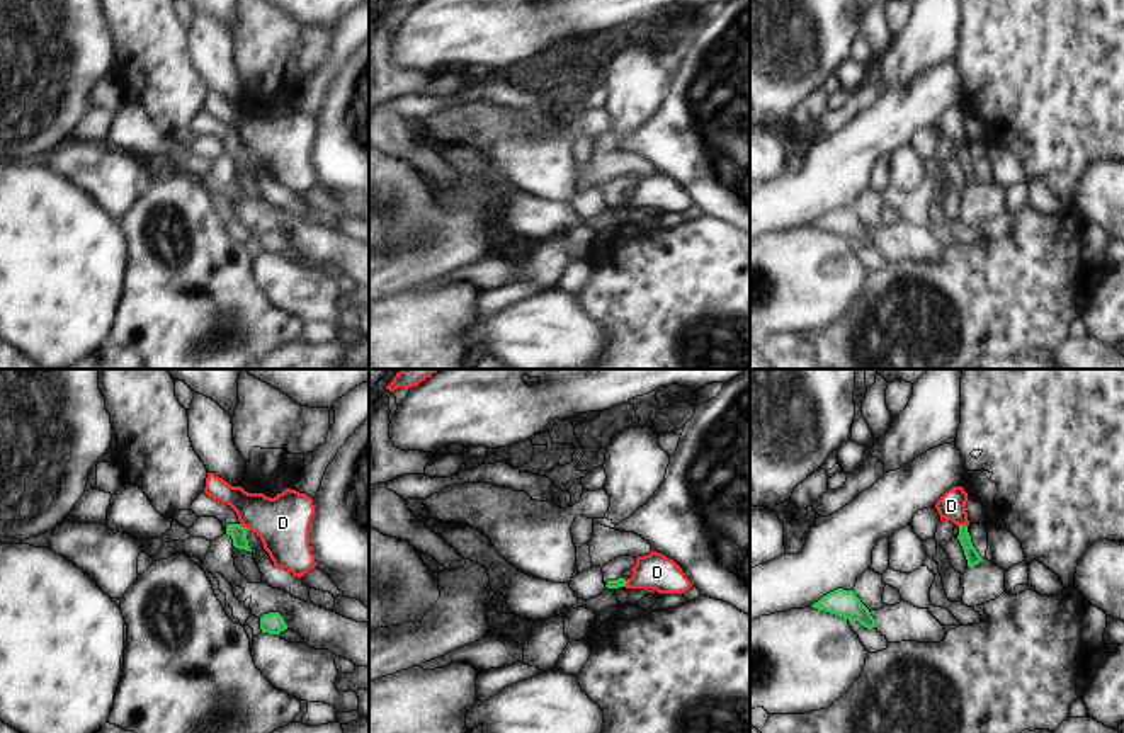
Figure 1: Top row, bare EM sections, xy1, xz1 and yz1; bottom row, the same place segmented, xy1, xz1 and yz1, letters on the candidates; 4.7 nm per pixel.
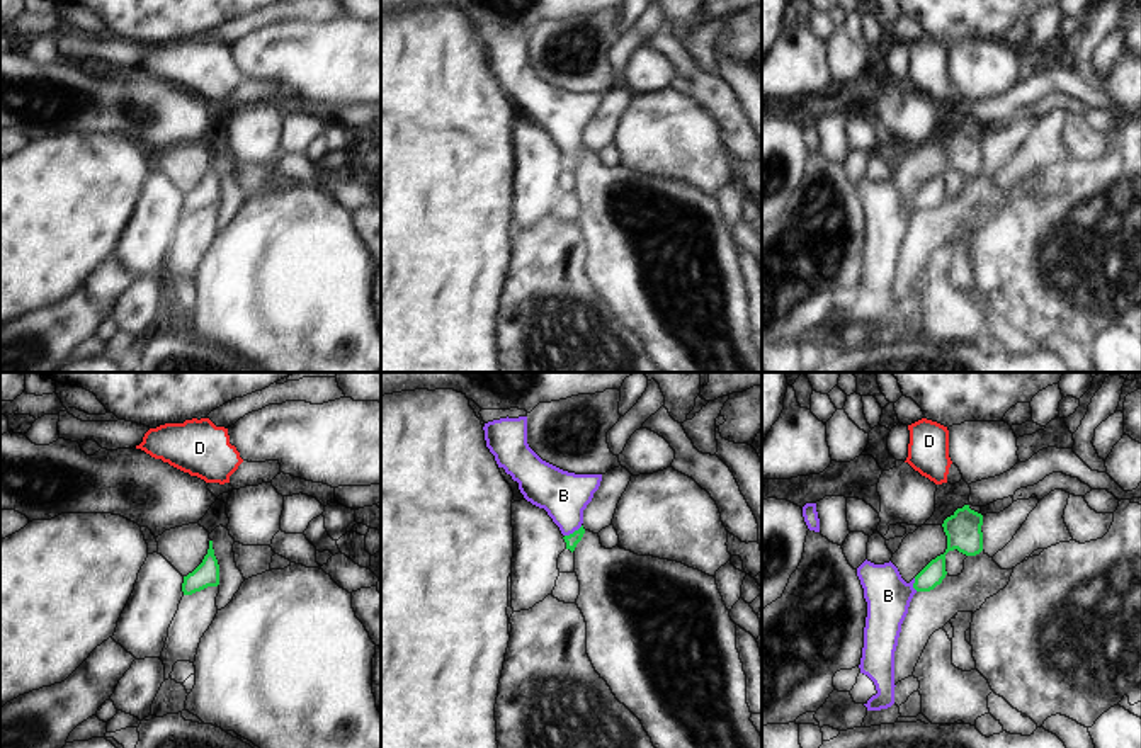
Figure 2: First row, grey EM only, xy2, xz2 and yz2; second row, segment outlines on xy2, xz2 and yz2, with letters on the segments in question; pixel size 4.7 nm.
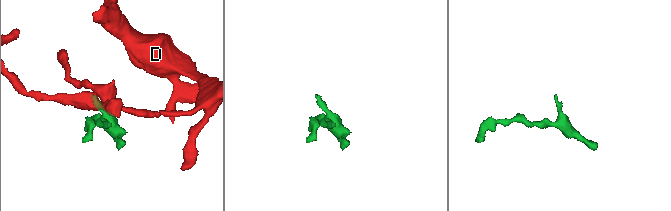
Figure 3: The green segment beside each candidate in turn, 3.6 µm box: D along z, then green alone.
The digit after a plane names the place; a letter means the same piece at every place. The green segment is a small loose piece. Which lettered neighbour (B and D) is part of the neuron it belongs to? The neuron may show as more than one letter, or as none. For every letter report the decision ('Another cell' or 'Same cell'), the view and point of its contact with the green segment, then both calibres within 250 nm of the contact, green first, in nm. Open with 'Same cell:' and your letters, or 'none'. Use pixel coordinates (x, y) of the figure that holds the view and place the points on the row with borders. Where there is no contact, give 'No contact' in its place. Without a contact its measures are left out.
Same cell: B
B: Same cell. Touches green at xz2 (575, 531). Thickness 60 nm (green) against 220 nm
D: Another cell. Touches green at xy1 (242, 526). Thickness 80 nm (green) against 260 nm

